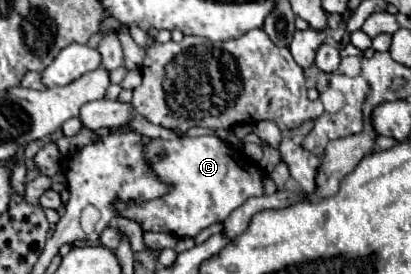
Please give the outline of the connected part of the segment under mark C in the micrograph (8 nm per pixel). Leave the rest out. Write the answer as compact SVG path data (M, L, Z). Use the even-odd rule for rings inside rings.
M213 135L183 137L177 141L151 139L143 149L143 157L157 177L171 187L169 193L151 201L113 201L117 215L137 221L143 231L165 231L175 237L195 237L201 229L225 221L229 213L249 197L263 195L263 169L241 149L235 151ZM159 151L167 151L167 157L155 161Z

